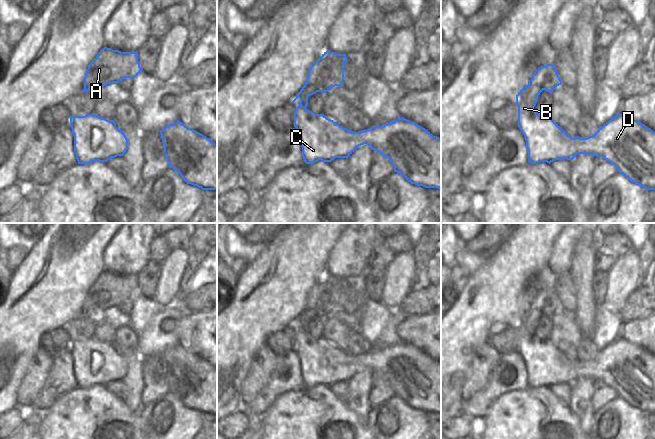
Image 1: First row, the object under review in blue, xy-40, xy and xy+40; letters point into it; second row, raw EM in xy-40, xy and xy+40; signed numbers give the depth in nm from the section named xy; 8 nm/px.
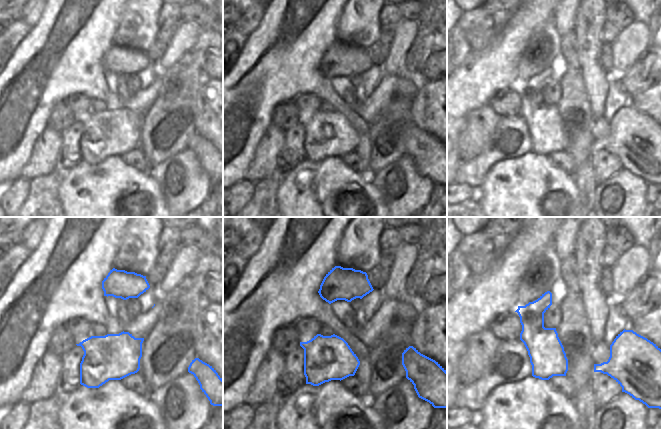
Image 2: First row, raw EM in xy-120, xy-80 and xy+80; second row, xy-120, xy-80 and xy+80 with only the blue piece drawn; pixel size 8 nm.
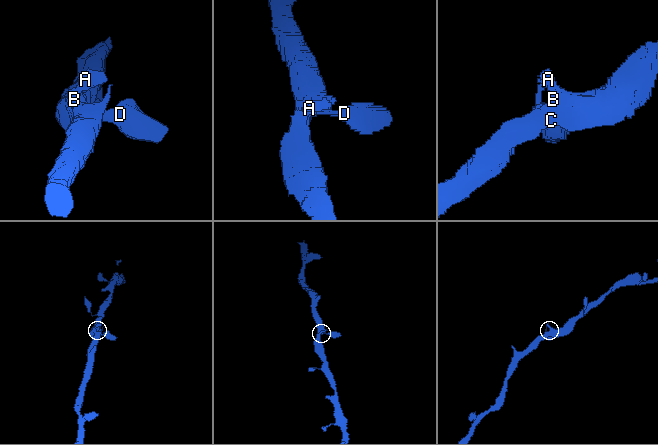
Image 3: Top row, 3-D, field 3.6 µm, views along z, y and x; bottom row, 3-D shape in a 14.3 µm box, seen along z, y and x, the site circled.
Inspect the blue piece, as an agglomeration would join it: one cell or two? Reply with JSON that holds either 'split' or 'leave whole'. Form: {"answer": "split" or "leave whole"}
{"answer": "leave whole"}

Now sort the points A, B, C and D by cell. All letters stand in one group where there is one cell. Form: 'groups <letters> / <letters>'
groups A B C D

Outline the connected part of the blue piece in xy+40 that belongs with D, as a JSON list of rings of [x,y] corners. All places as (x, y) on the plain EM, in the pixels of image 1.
[[[547,288],[538,292],[528,305],[528,309],[523,311],[516,319],[516,329],[518,331],[518,351],[526,365],[528,375],[528,386],[537,388],[539,386],[551,387],[555,384],[573,384],[577,378],[591,378],[601,380],[611,388],[617,395],[631,406],[645,412],[655,414],[655,356],[637,344],[633,344],[623,338],[616,338],[611,344],[600,350],[598,355],[587,362],[579,360],[573,362],[569,360],[548,338],[541,340],[534,335],[540,317],[545,314],[552,316],[562,305],[556,295],[554,288]]]

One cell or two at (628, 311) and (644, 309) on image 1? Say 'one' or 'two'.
one

